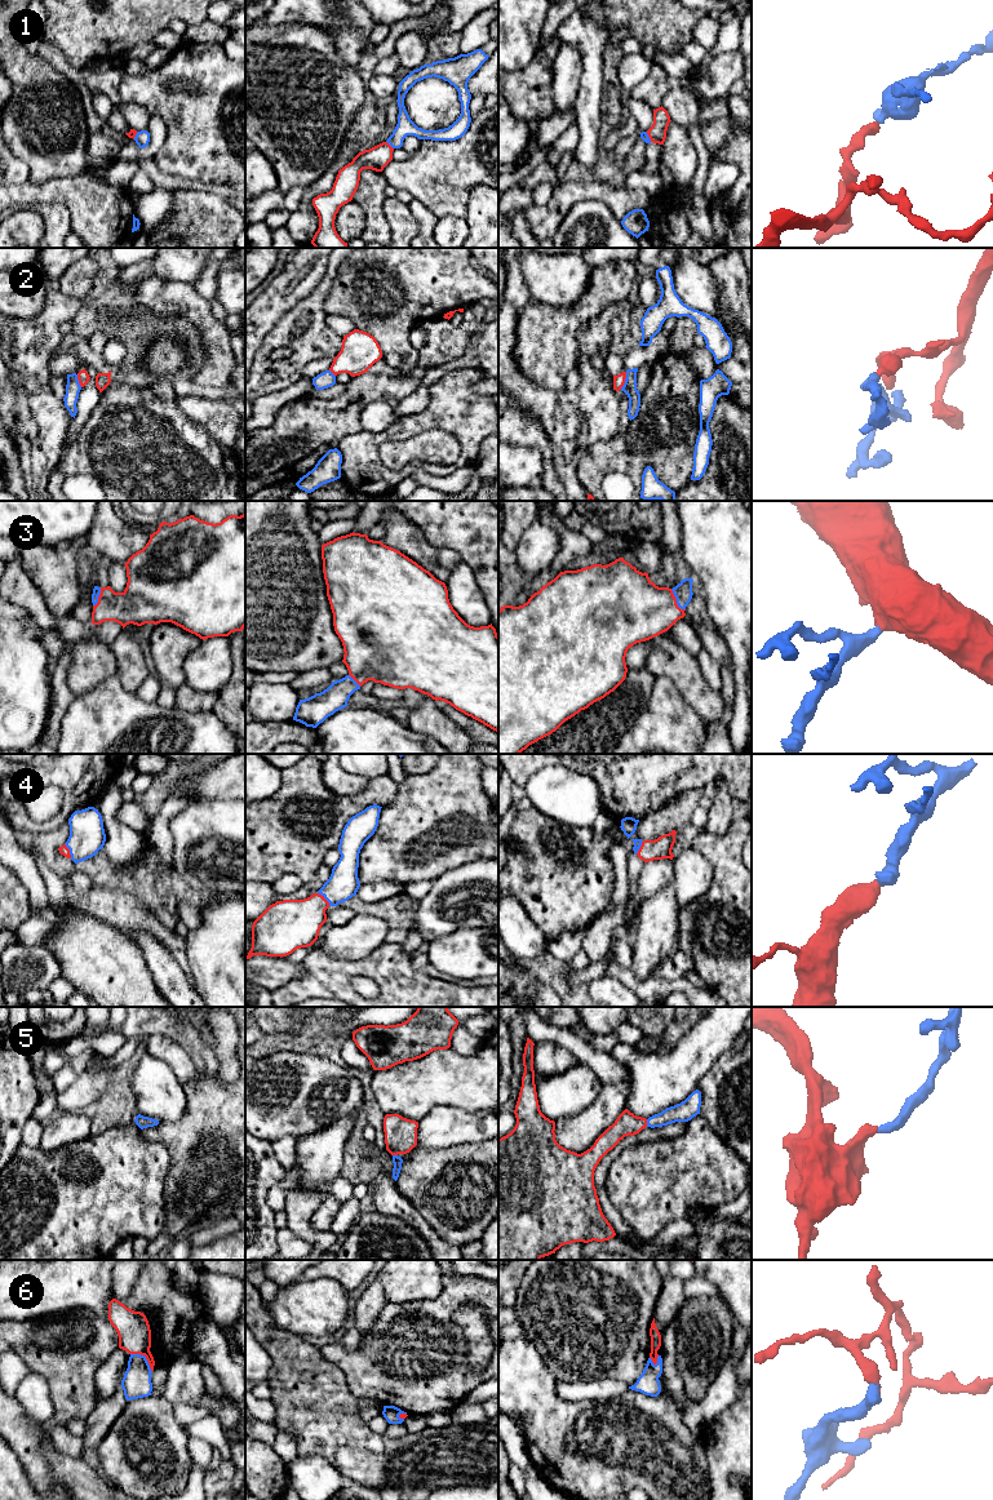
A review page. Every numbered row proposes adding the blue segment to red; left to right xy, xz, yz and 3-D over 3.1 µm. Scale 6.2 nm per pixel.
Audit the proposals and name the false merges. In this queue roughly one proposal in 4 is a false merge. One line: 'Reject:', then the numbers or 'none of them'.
Reject: 2

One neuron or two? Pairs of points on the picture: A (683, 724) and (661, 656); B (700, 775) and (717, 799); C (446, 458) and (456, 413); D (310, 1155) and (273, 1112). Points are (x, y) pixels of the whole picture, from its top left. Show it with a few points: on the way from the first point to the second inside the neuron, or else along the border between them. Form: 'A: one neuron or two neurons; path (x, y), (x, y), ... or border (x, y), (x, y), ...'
A: two neurons; border (655, 677), (666, 677), (687, 701)
B: two neurons; border (717, 779), (725, 782), (727, 791), (732, 797)
C: two neurons; border (456, 438), (460, 455), (448, 465), (437, 464)
D: two neurons; border (326, 1124), (298, 1139)

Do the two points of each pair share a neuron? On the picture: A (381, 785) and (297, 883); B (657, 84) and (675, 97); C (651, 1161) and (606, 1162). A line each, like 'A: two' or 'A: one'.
A: two
B: two
C: two

